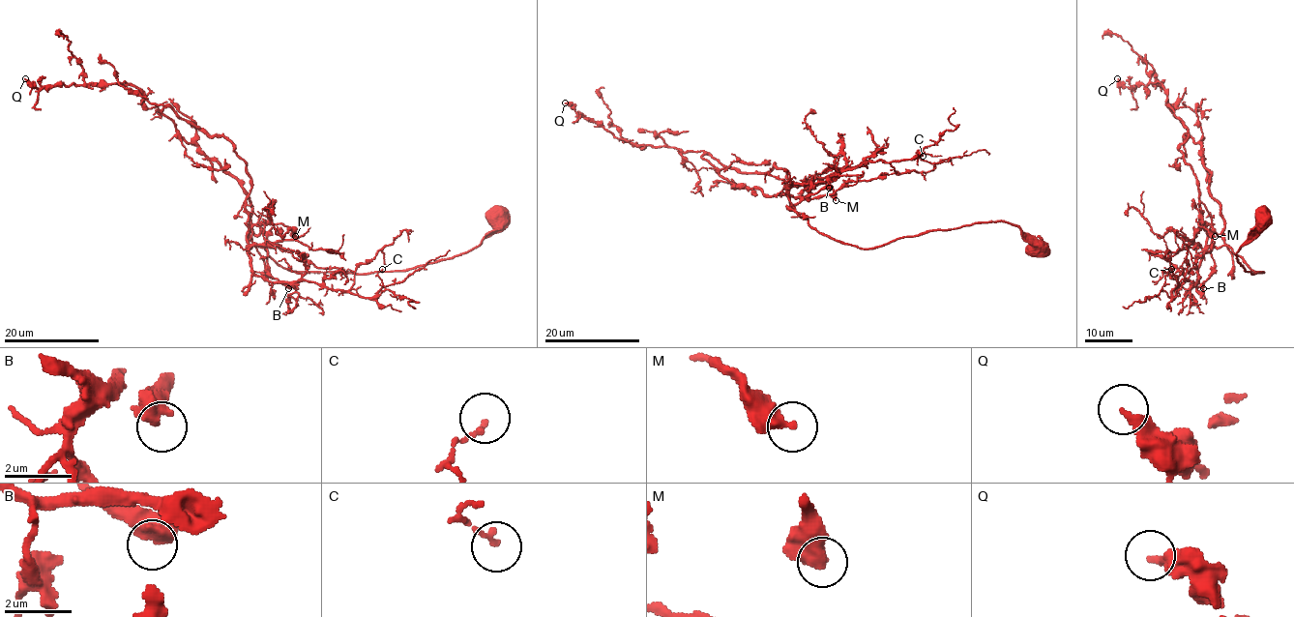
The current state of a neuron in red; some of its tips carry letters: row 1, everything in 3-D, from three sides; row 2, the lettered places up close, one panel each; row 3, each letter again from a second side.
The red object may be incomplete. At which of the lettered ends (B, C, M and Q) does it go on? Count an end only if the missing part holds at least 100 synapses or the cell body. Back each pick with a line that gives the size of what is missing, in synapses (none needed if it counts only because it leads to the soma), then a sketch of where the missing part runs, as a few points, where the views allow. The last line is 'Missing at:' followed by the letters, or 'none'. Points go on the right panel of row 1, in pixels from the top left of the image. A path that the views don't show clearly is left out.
Missing at: none

